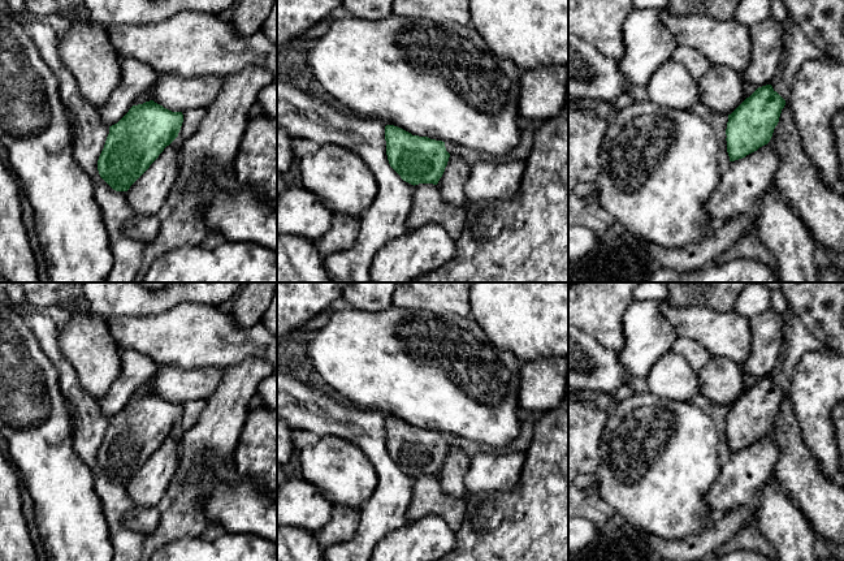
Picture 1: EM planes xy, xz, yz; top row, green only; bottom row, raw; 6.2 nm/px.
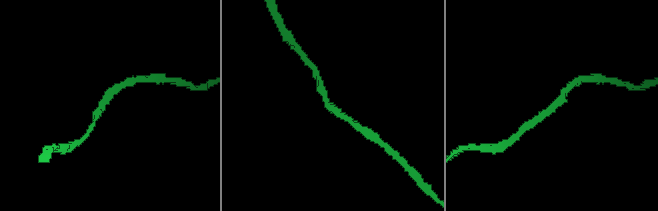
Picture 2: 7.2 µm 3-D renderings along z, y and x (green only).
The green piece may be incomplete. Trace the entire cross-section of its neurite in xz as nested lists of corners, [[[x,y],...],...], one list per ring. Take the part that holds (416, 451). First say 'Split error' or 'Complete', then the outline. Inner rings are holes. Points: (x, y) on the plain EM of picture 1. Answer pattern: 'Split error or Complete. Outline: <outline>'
Split error. Outline: [[[385,418],[386,446],[390,458],[411,476],[437,476],[441,488],[459,499],[469,492],[464,478],[471,457],[458,446],[446,443],[445,433],[428,428],[412,427],[394,418]]]

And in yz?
Split error. Outline: [[[766,376],[728,406],[726,432],[731,454],[705,497],[713,514],[749,505],[772,475],[779,448],[769,433],[784,397],[785,392]]]

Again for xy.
Split error. Outline: [[[153,392],[133,397],[114,417],[109,418],[104,440],[98,452],[100,469],[116,483],[125,483],[135,509],[156,508],[166,495],[168,487],[179,465],[179,437],[173,432],[178,428],[183,414],[182,404],[172,404]]]

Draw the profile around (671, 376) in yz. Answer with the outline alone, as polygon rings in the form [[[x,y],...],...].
[[[671,350],[657,359],[645,379],[649,392],[661,398],[692,401],[700,394],[698,372]]]

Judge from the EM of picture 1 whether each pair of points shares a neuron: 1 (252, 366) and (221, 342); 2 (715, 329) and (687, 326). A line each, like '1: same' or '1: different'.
1: different
2: same

